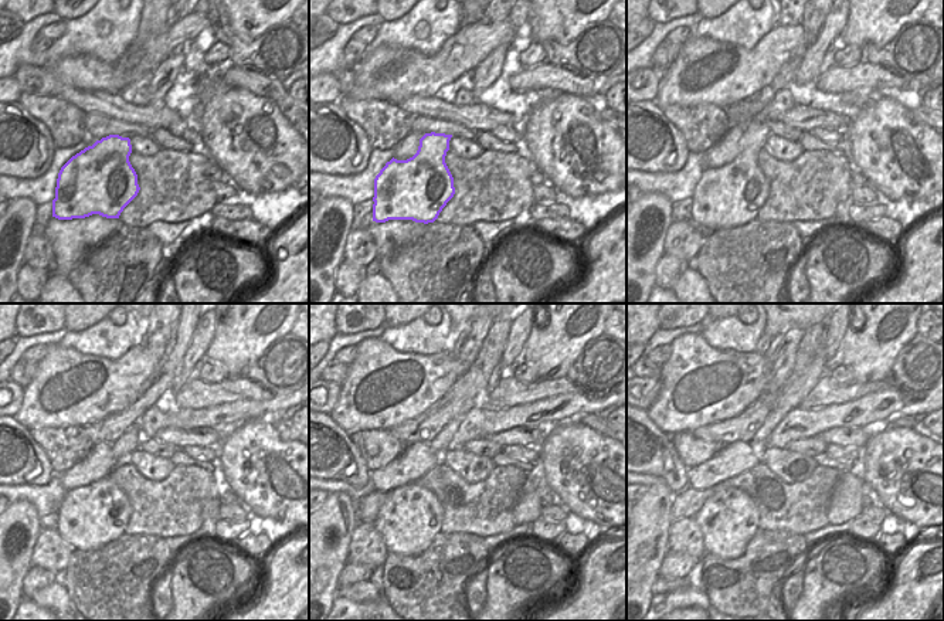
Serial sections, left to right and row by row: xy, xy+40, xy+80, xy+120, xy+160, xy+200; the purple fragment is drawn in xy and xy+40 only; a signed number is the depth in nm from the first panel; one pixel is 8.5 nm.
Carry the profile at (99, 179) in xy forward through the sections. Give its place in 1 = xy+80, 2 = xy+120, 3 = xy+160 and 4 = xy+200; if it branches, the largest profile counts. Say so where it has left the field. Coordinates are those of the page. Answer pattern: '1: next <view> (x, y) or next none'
1: next xy+80 (725, 197)
2: next xy+120 (90, 516)
3: next xy+160 (408, 519)
4: next xy+200 (729, 519)

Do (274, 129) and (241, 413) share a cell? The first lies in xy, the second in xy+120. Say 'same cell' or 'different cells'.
different cells

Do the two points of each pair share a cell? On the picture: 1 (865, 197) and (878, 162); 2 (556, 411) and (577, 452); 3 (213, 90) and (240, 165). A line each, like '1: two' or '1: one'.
1: two
2: two
3: one

